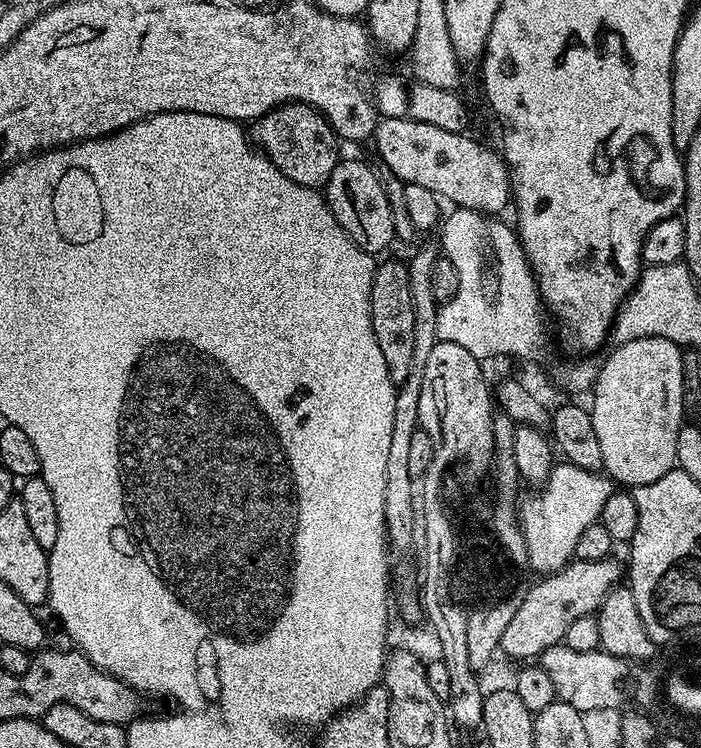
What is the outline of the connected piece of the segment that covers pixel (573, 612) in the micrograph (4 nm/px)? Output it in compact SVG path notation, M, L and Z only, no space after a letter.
M573 559L557 572L540 578L528 593L520 596L520 605L514 610L506 630L502 631L499 651L516 660L524 660L520 662L528 662L561 643L572 620L595 613L599 608L606 591L604 567L606 564L602 560Z

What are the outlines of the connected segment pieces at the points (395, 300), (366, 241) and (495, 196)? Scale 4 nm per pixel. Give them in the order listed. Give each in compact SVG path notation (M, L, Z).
M403 259L388 260L377 267L370 294L370 310L374 338L378 338L378 346L382 350L382 358L386 358L392 383L399 386L403 384L406 374L410 374L410 362L414 358L414 306L408 269Z
M341 159L328 179L326 199L342 230L346 230L348 237L364 251L379 254L395 238L398 225L394 222L390 198L384 189L383 179L379 175L376 177L370 165L360 160Z
M386 116L376 125L374 141L376 152L381 162L388 167L387 171L405 184L426 186L426 190L439 194L447 203L449 200L449 205L457 208L472 208L481 214L500 212L510 204L510 169L497 149L495 152L468 135L464 132L451 132L442 126L431 125L430 122Z

